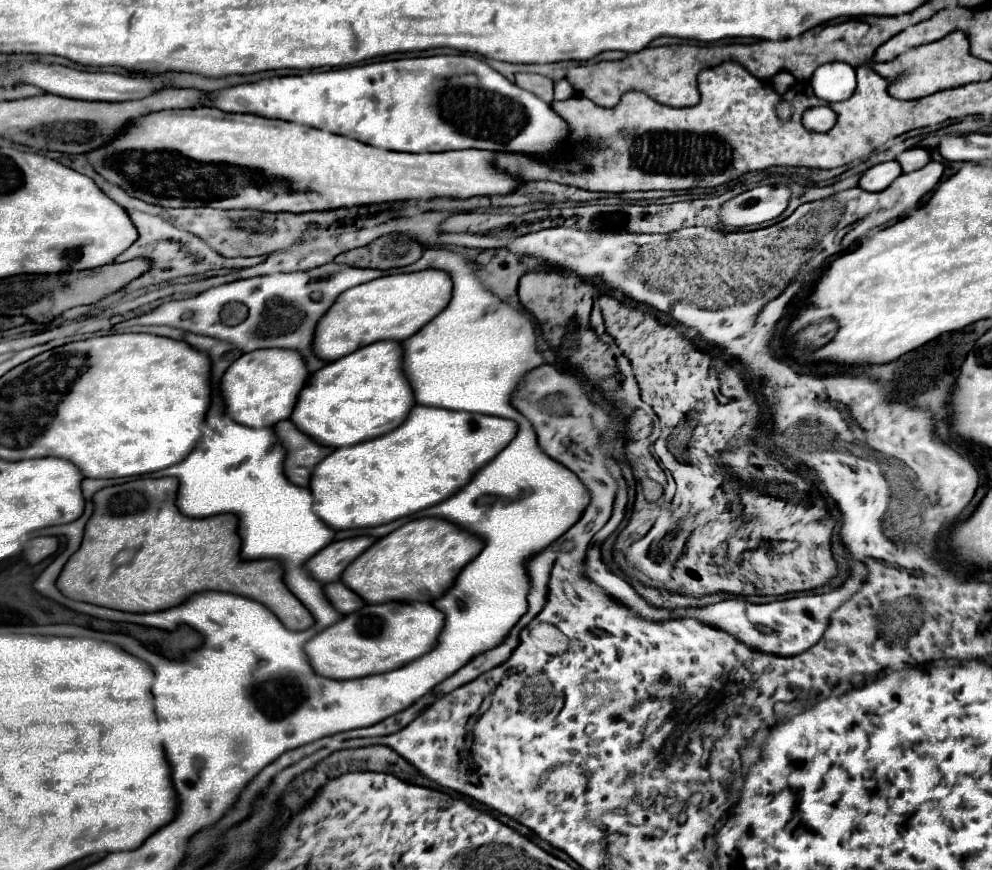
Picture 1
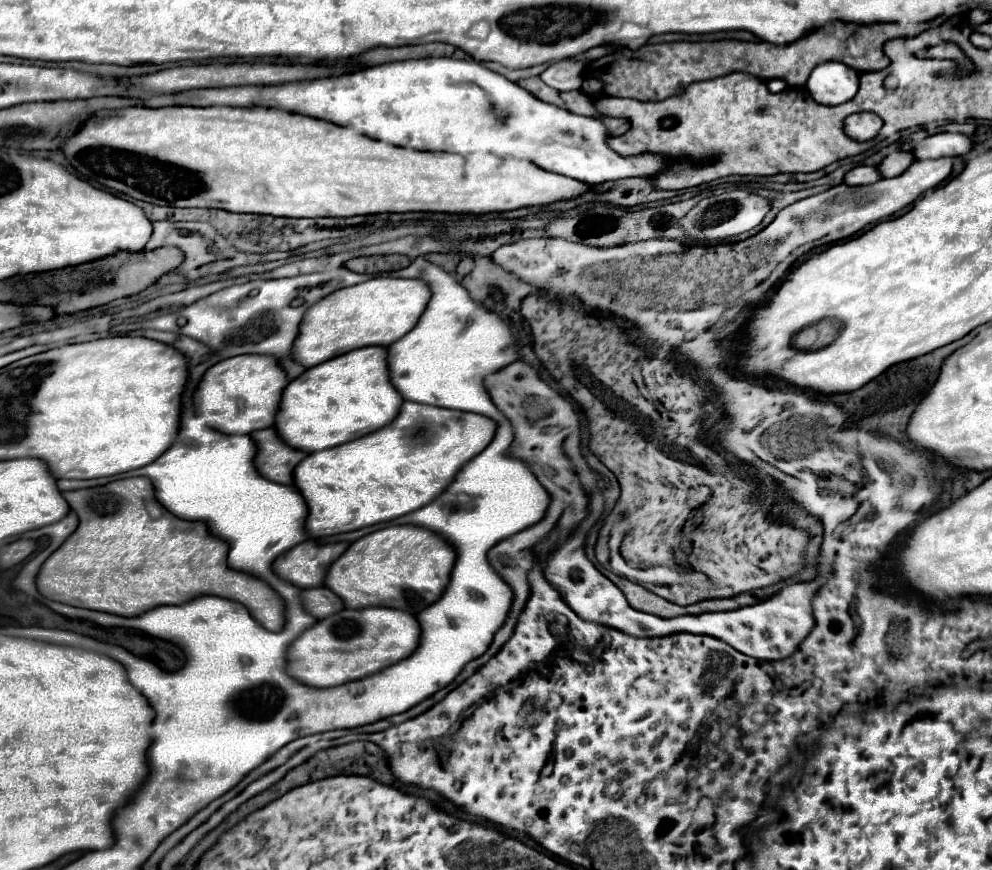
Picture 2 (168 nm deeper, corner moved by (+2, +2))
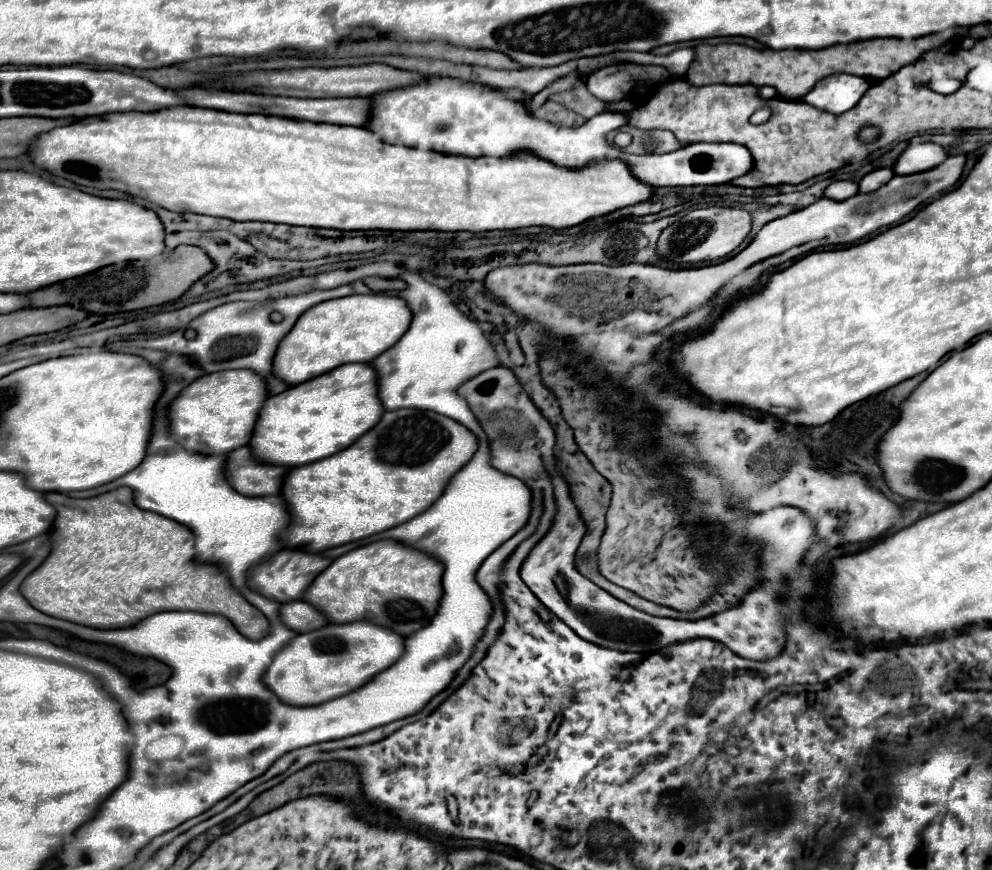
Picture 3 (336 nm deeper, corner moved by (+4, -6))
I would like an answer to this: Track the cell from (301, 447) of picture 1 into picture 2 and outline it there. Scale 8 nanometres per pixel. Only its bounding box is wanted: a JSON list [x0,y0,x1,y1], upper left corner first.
[250,428,306,484]

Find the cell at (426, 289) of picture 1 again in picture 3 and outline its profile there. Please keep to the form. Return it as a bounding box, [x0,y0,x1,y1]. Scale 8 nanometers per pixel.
[274,292,412,386]

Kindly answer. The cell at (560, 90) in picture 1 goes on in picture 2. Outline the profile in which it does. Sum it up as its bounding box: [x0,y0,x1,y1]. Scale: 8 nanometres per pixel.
[540,60,586,92]

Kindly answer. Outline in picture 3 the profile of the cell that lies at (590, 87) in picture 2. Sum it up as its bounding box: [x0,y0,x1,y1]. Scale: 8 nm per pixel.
[586,64,670,102]

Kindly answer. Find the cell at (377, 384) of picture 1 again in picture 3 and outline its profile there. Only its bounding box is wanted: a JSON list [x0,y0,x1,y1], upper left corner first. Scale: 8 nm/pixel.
[250,364,384,466]

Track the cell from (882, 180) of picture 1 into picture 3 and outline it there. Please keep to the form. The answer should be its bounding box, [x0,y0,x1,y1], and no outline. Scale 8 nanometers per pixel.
[826,180,858,200]

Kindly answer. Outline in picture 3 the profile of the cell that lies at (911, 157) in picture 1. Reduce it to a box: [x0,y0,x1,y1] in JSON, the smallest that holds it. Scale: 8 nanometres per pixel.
[860,168,894,192]

